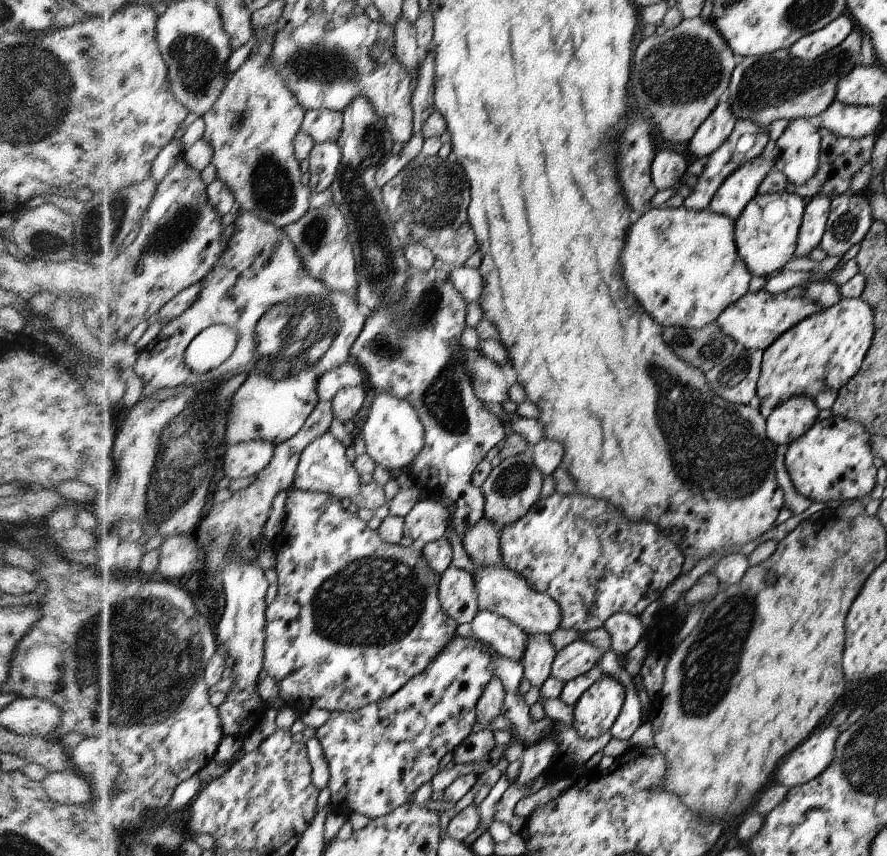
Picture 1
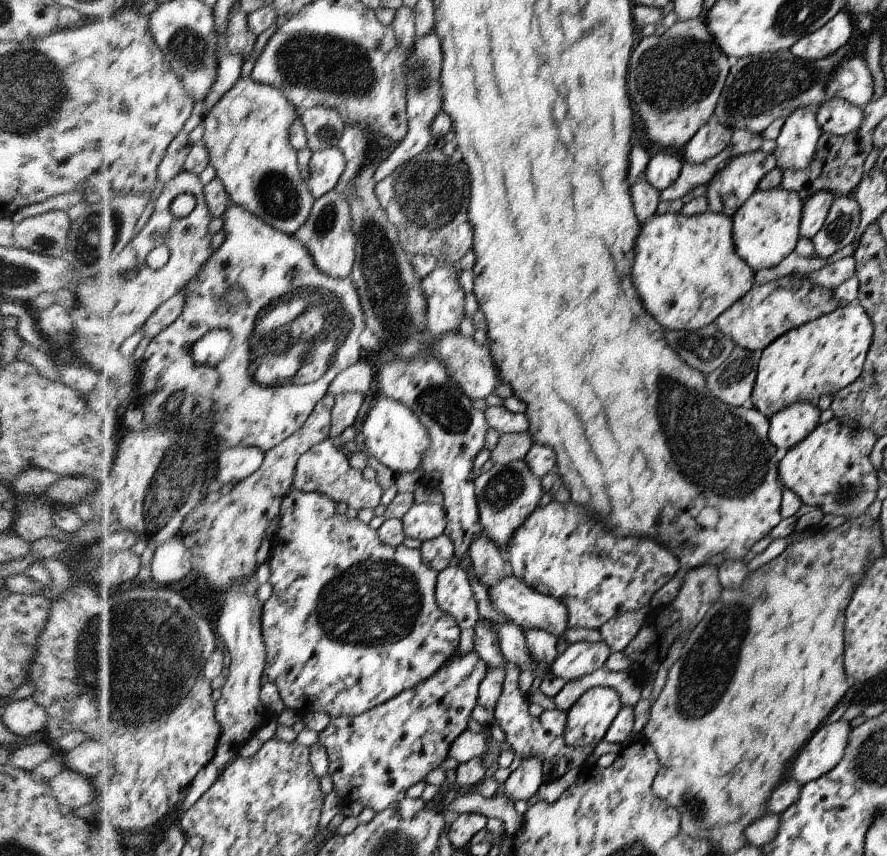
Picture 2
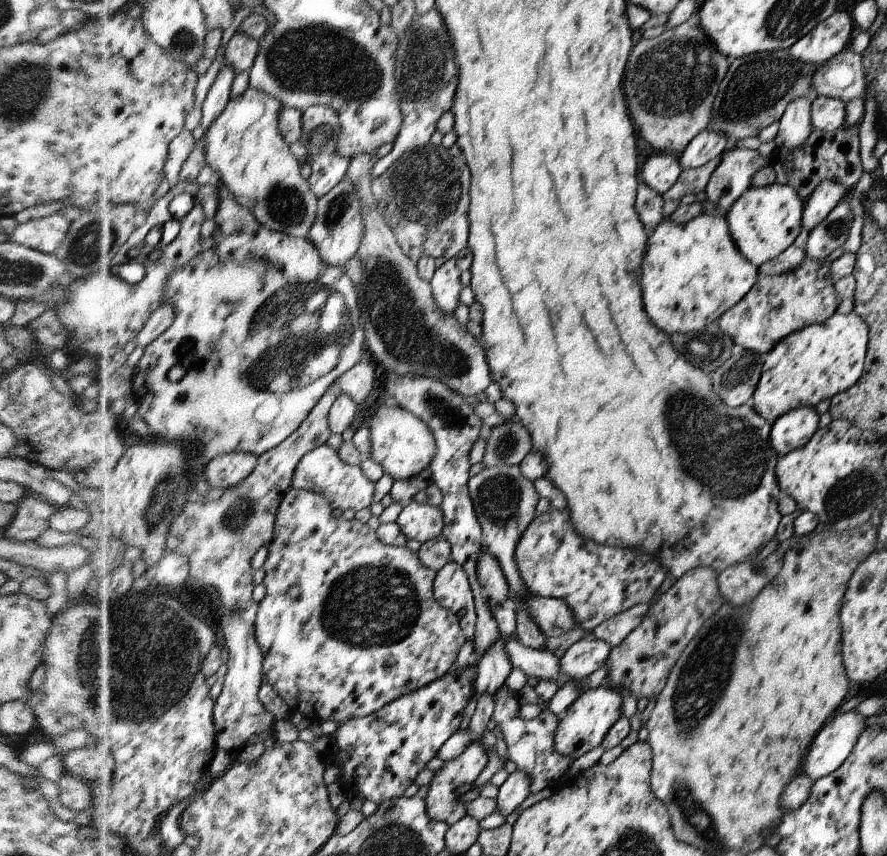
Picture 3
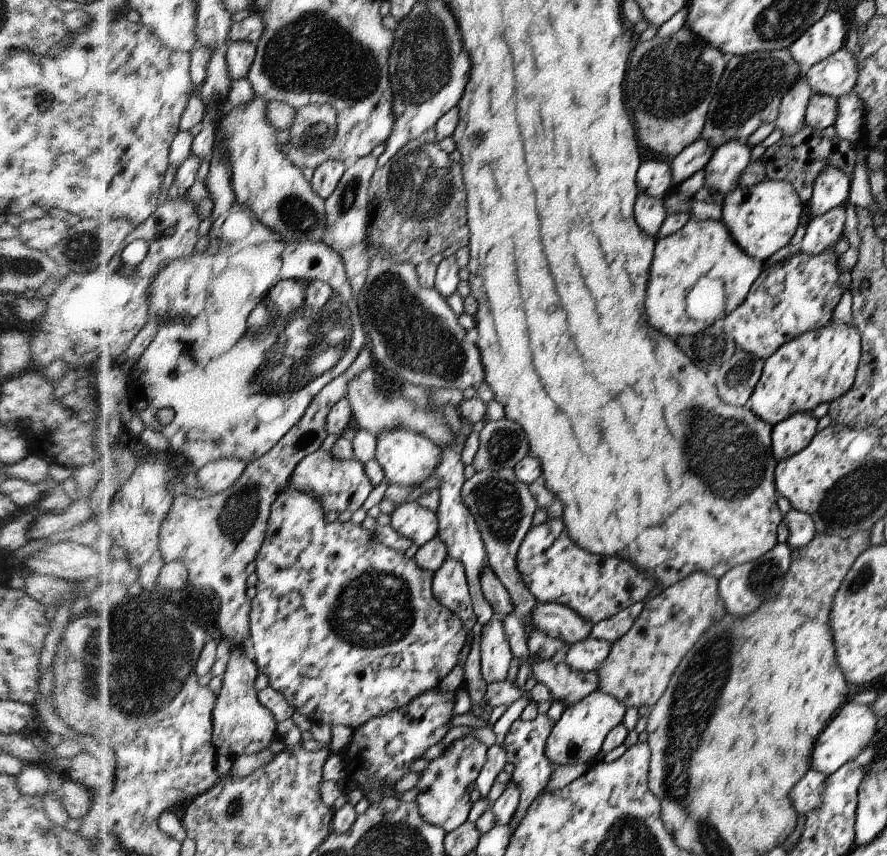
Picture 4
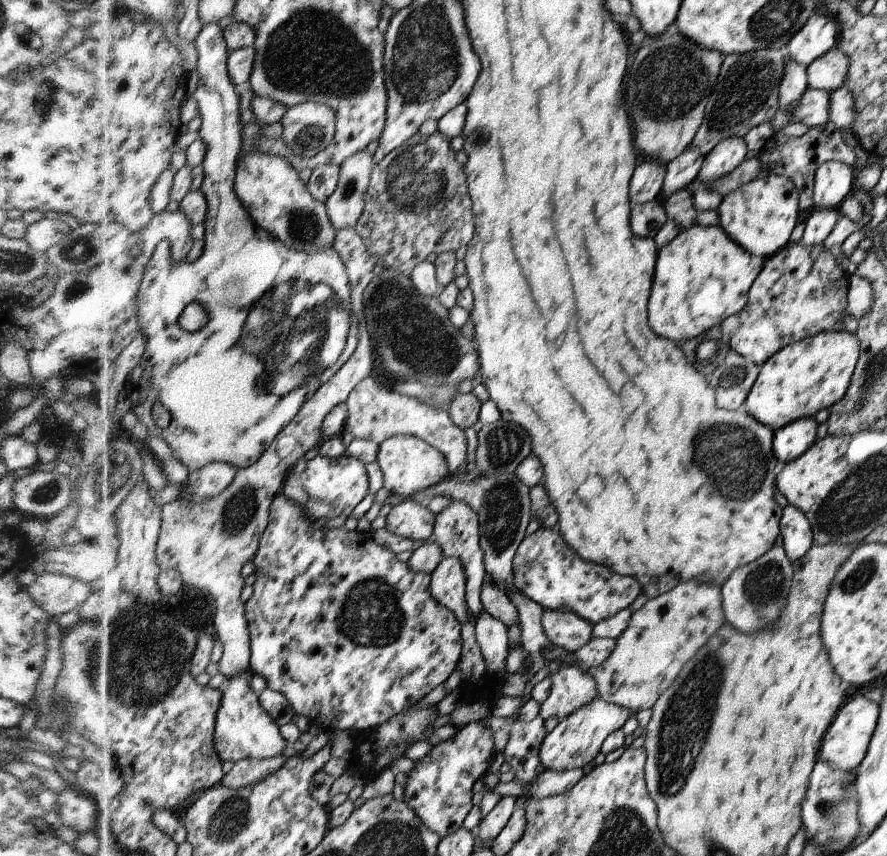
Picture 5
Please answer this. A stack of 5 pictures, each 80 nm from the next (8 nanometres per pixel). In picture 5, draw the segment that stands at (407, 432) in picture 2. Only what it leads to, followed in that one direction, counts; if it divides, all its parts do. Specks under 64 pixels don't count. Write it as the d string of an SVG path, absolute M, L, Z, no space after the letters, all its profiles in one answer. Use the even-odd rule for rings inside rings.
M396 435L381 442L377 454L386 490L390 490L396 501L408 498L423 499L436 485L450 475L450 467L443 451L431 443L412 435Z

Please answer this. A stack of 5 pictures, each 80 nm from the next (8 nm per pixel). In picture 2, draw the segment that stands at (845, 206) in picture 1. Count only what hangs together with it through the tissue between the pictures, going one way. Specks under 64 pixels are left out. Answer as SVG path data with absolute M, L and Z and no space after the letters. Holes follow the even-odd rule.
M854 192L837 195L830 206L824 226L811 242L819 258L829 258L859 238L860 204Z

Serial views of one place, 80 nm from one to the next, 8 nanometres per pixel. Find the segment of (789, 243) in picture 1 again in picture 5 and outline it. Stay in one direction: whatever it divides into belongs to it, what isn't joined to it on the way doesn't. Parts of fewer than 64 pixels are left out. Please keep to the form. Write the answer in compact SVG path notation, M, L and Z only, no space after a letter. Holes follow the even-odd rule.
M771 173L755 178L723 197L716 209L718 225L744 250L766 259L789 244L790 234L798 224L798 212L802 209L798 197L798 188L787 176Z

